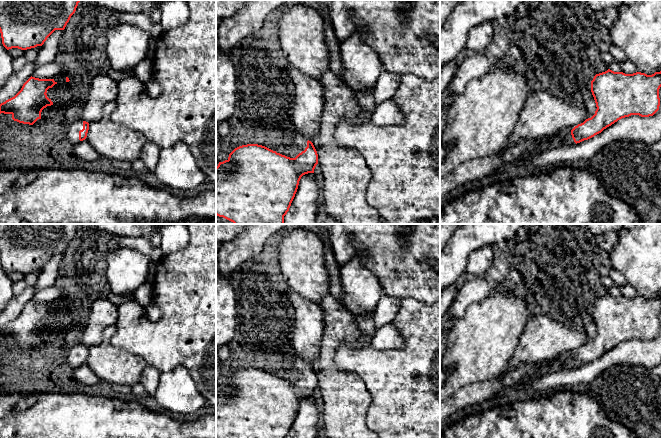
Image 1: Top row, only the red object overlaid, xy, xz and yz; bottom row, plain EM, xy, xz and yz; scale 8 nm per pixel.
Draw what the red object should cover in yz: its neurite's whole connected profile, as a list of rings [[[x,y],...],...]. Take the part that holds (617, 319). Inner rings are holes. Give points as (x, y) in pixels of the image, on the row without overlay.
[[[608,293],[596,298],[591,305],[597,331],[595,338],[576,350],[560,354],[555,362],[542,365],[548,372],[574,369],[594,361],[622,342],[653,340],[660,330],[660,311],[661,295],[647,299]]]

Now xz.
[[[295,355],[294,366],[299,378],[290,382],[265,370],[247,368],[235,372],[227,384],[216,391],[216,438],[287,438],[295,421],[301,401],[314,397],[318,388],[318,378],[311,365]]]

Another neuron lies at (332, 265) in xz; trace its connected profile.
[[[323,240],[324,242],[324,254],[325,254],[325,264],[329,272],[330,278],[330,294],[334,296],[337,300],[341,301],[343,298],[343,289],[341,285],[340,268],[338,264],[333,249],[329,244],[329,240]]]

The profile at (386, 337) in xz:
[[[390,323],[375,331],[371,345],[377,350],[388,350],[402,348],[404,343],[396,327]]]

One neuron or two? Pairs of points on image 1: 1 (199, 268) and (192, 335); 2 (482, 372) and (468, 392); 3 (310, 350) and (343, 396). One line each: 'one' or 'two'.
1: one
2: two
3: two

